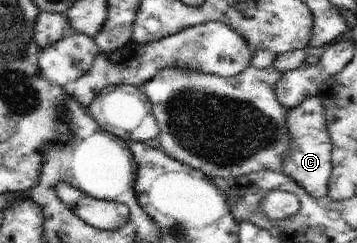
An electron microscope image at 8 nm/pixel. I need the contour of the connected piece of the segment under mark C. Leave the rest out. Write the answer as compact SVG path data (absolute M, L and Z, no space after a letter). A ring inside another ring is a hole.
M319 96L305 99L301 104L289 110L287 115L288 131L292 138L291 148L283 159L282 173L306 190L313 198L328 195L328 184L333 165L331 151L333 145L326 123L324 102ZM285 160L285 161L284 161Z

